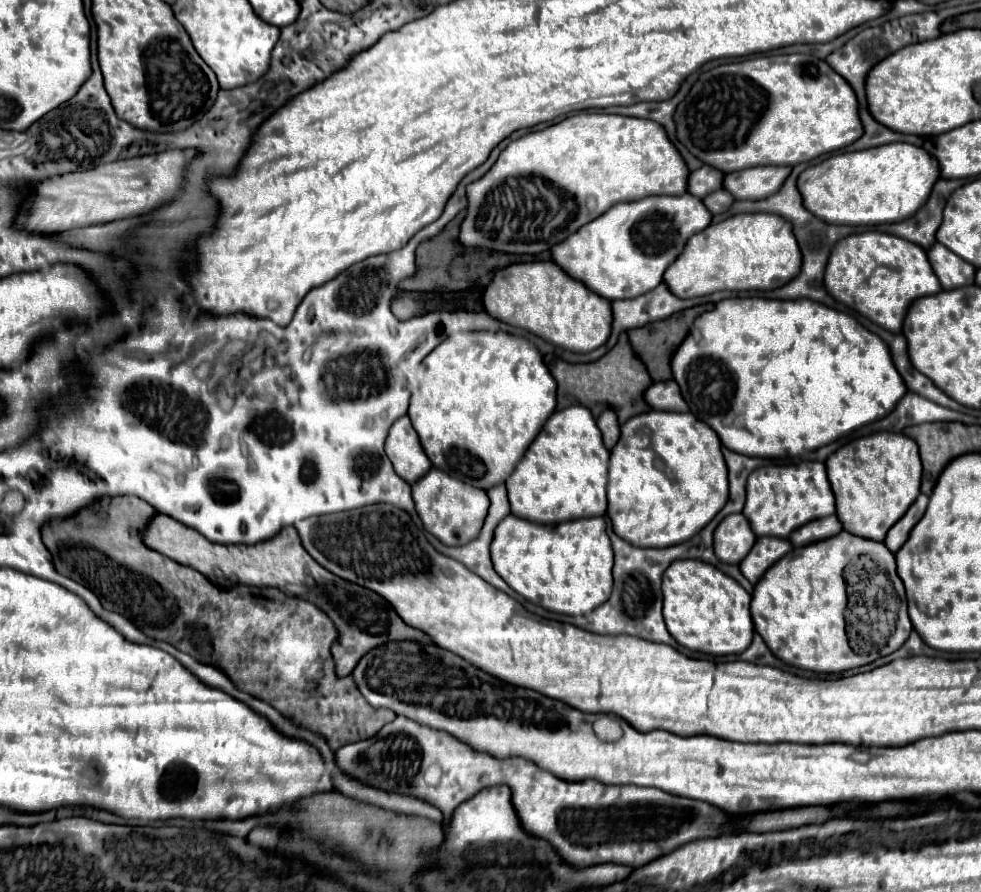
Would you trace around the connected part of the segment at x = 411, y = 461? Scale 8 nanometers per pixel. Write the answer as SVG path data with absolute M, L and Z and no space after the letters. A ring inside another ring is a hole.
M407 415L393 423L385 441L385 453L393 463L395 473L409 485L413 485L417 479L421 479L421 475L425 475L425 471L431 469L429 457L425 455Z

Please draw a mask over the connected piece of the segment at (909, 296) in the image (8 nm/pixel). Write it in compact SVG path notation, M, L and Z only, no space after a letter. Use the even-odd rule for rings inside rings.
M865 231L841 239L841 243L833 247L833 255L829 255L823 283L825 289L829 289L829 295L839 303L859 311L863 317L891 333L901 333L907 307L915 299L941 291L925 249L881 231Z

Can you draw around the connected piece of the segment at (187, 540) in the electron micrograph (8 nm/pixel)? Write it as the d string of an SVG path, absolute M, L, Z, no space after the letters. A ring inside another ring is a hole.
M157 513L145 527L145 545L153 551L161 551L161 555L193 567L195 571L201 571L211 583L217 587L231 587L237 583L253 585L253 587L275 587L281 589L287 595L295 597L307 597L313 605L321 607L333 619L333 625L337 627L337 641L331 647L333 659L335 659L335 671L337 677L345 677L353 671L357 661L373 647L383 645L387 641L395 639L413 639L413 641L425 641L429 639L423 631L409 627L399 619L397 613L385 603L383 597L377 593L363 589L355 583L349 583L341 577L335 577L327 569L323 569L303 547L297 531L293 527L283 527L281 533L277 533L273 539L265 543L257 543L253 547L245 545L219 545L205 539L199 531L185 527L183 523L177 523L175 519Z

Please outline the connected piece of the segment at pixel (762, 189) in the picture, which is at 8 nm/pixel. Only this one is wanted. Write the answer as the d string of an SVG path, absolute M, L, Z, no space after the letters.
M751 167L745 171L735 171L725 175L723 189L733 195L733 199L765 199L779 191L789 167Z

